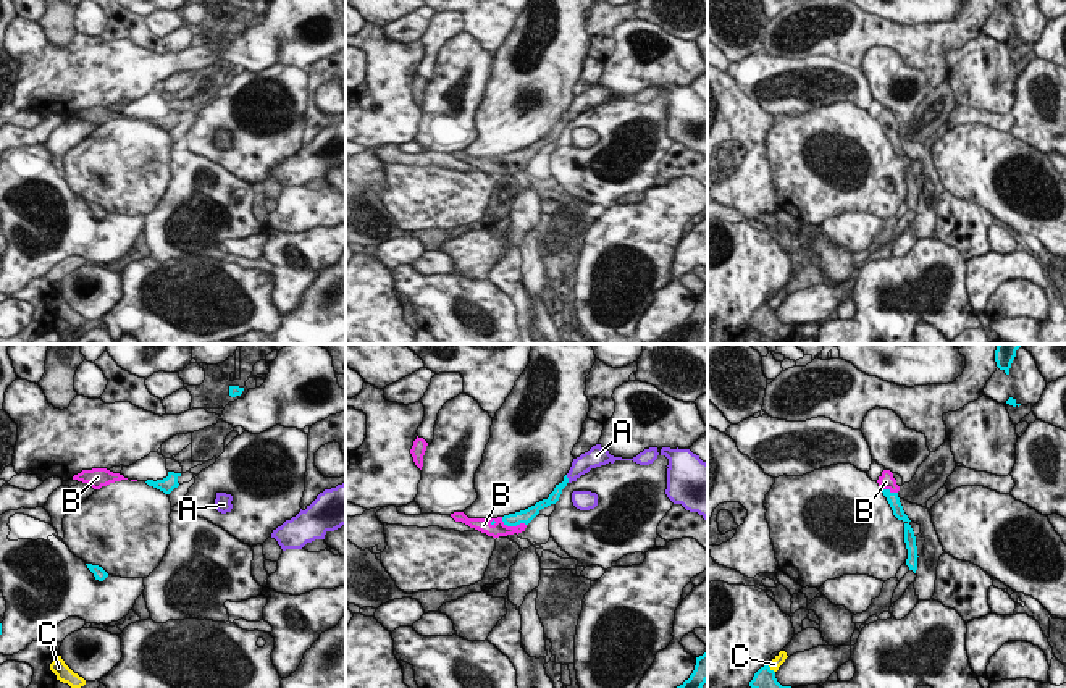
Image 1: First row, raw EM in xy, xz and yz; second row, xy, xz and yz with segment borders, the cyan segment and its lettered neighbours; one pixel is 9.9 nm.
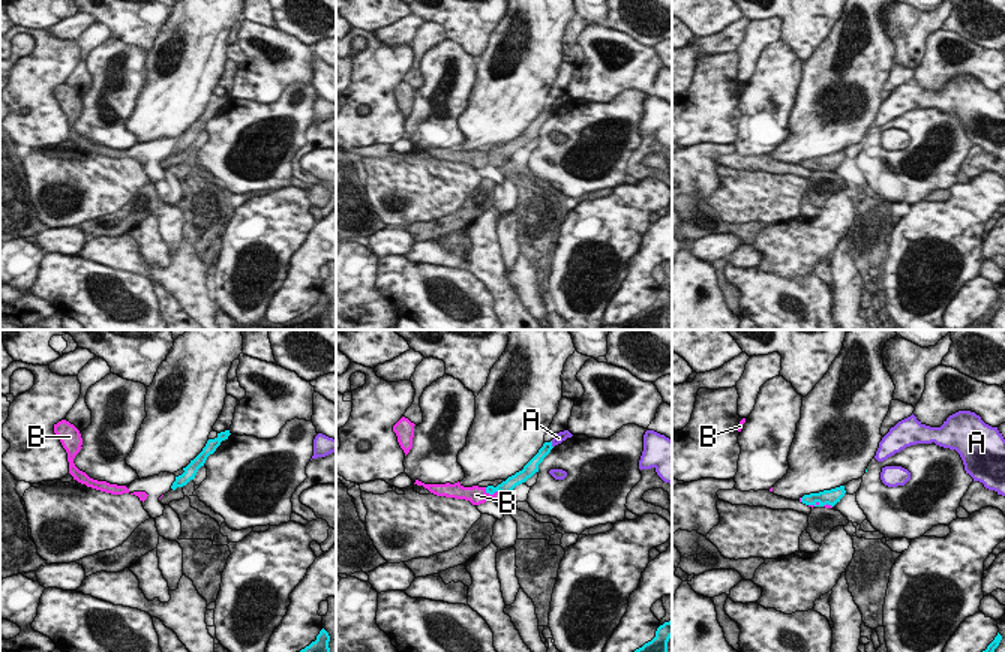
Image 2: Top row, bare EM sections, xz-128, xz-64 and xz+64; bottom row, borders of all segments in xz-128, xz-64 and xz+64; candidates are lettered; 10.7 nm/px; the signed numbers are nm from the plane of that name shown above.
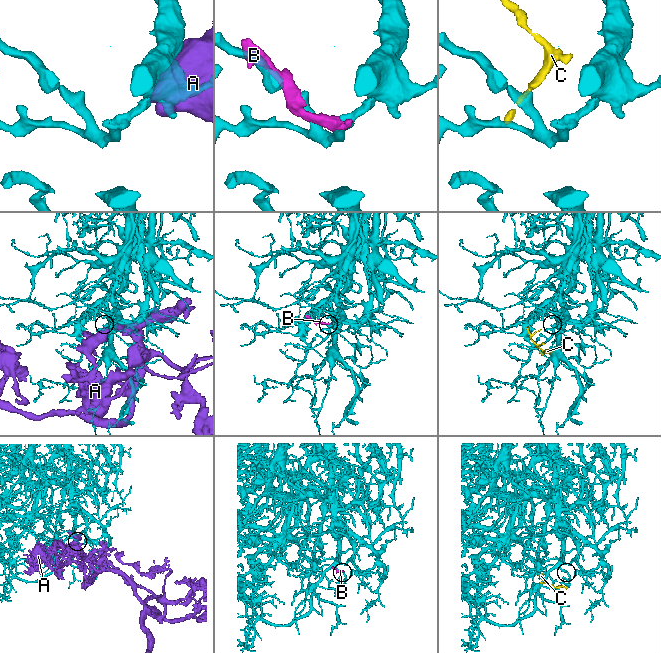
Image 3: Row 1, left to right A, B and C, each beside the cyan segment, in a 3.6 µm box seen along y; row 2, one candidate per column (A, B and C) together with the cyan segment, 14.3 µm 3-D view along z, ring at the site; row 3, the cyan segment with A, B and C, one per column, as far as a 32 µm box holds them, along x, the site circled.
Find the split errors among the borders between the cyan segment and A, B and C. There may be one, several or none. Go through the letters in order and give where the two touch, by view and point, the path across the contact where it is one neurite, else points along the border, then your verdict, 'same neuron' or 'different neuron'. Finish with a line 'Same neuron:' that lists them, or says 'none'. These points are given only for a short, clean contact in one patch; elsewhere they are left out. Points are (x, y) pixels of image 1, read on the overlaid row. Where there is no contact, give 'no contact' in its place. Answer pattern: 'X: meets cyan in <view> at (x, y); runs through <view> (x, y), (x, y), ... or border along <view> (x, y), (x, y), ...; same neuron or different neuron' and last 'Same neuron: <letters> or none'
A: meets cyan in xz at (567, 478); different neuron
B: meets cyan in xz at (512, 525); runs through xz (527, 516), (512, 525), (503, 525), (496, 530); same neuron
C: meets cyan in yz at (769, 669); border along yz (768, 664), (774, 672); different neuron
Same neuron: B

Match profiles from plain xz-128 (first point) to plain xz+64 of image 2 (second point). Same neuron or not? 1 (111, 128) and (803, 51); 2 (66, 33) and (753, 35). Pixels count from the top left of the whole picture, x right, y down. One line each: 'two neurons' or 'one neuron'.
1: two neurons
2: two neurons

